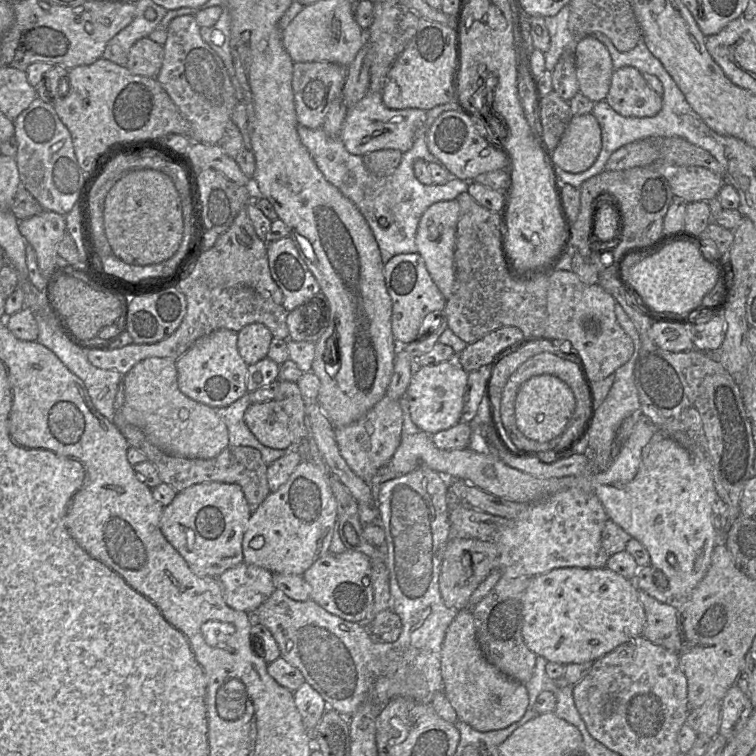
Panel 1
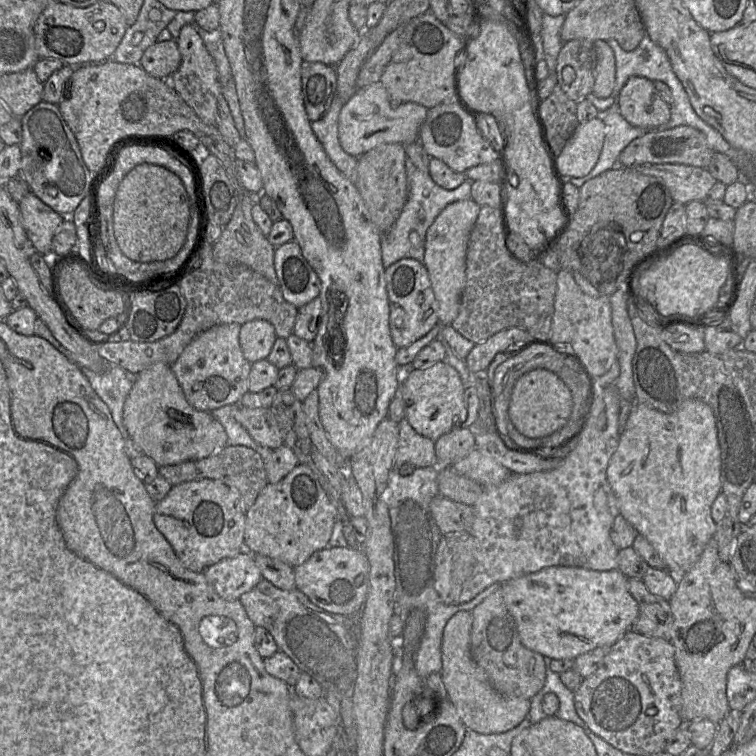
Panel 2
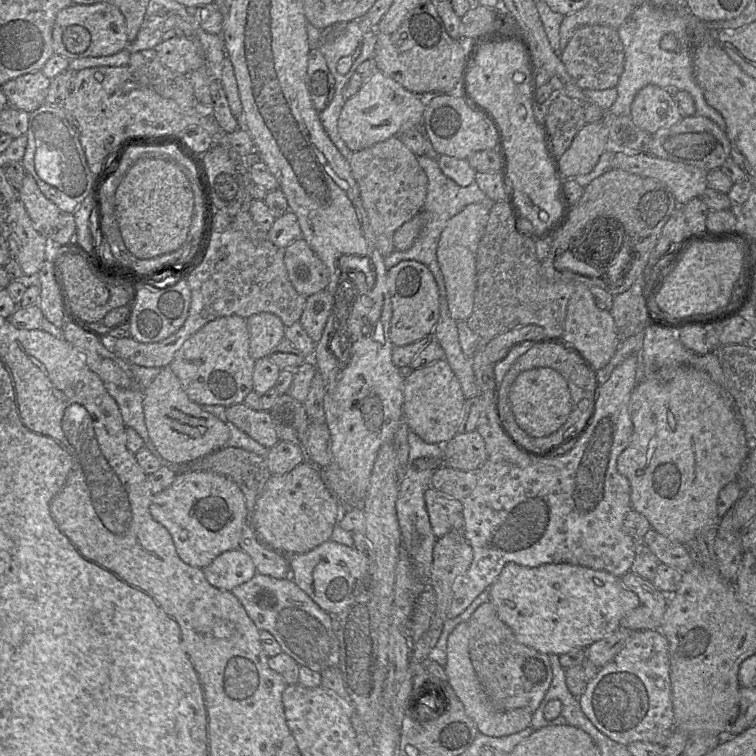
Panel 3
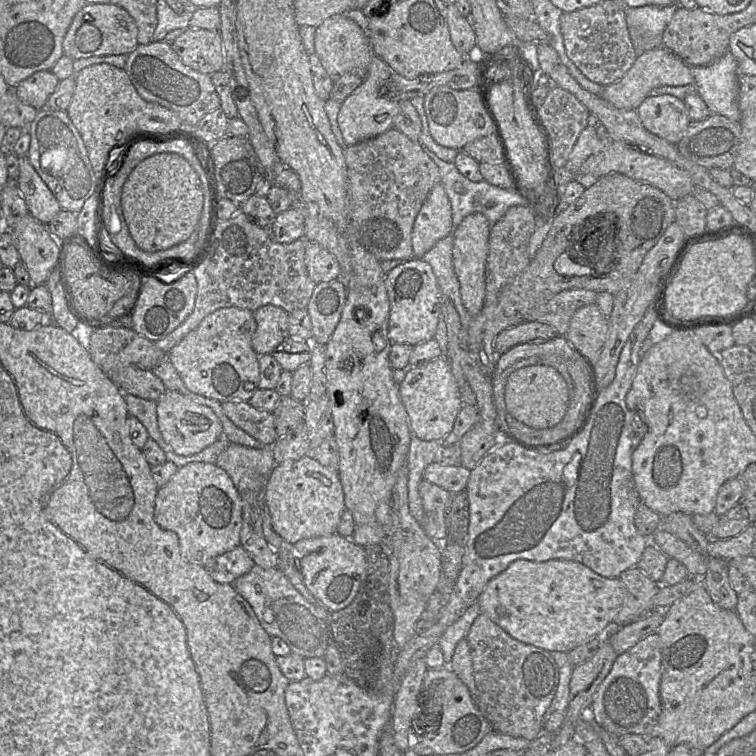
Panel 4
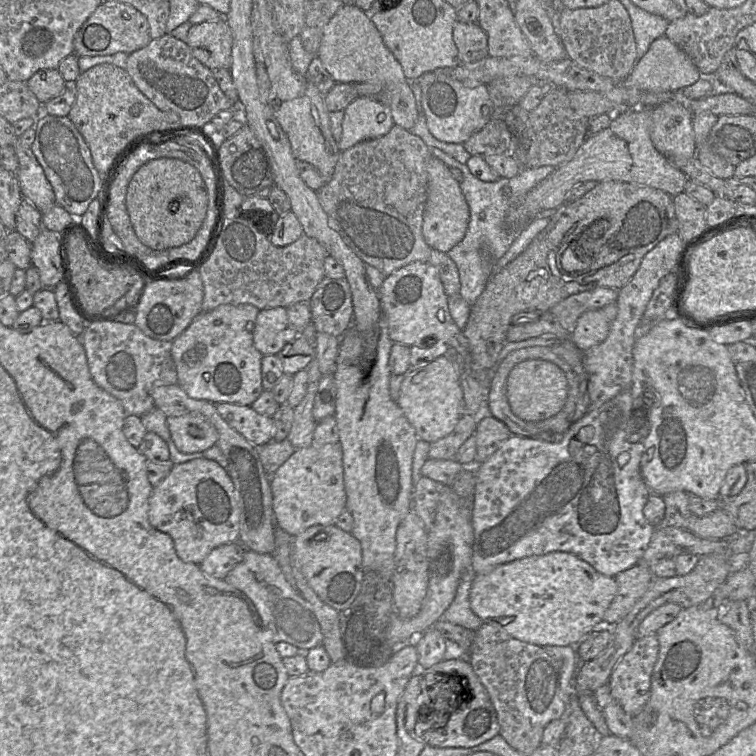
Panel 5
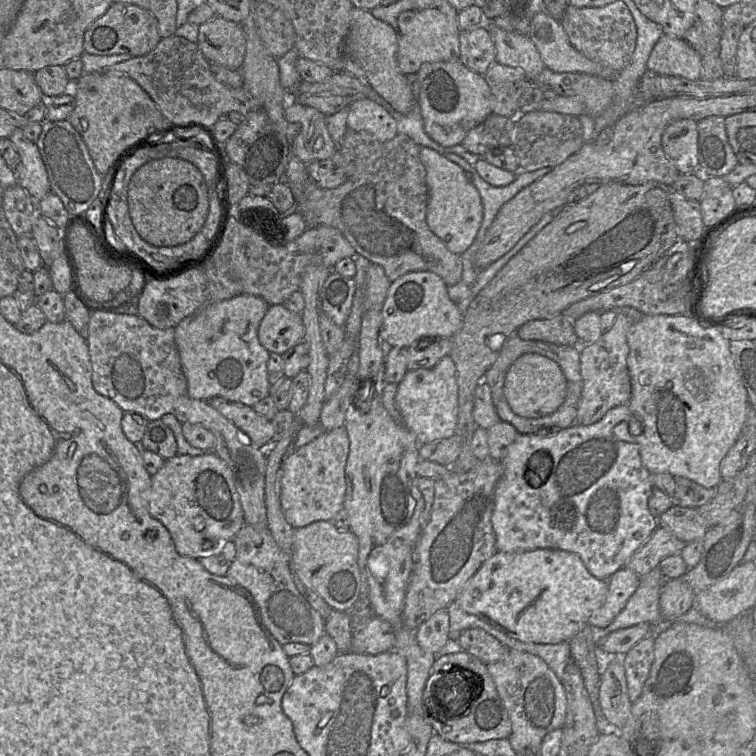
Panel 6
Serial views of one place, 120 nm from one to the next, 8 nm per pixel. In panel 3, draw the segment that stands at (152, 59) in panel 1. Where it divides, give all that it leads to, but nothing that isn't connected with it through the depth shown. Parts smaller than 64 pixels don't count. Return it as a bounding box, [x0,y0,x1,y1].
[155,36,206,74]

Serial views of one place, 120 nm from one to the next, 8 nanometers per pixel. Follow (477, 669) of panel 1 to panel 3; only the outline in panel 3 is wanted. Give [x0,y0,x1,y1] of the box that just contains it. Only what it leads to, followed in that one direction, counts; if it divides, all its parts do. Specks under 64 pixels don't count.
[444,622,532,737]

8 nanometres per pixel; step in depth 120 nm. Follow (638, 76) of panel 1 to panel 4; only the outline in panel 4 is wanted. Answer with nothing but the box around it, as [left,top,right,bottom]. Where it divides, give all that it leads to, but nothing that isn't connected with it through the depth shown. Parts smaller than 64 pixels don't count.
[636,94,691,145]

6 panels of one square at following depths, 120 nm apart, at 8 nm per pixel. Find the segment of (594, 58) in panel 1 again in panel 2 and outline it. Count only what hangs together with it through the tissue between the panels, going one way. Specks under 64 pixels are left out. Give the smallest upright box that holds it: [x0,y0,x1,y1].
[592,41,616,98]

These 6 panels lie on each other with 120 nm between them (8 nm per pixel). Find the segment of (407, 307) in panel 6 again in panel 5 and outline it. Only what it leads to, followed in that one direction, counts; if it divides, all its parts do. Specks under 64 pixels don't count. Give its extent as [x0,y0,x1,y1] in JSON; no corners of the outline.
[378,262,494,388]

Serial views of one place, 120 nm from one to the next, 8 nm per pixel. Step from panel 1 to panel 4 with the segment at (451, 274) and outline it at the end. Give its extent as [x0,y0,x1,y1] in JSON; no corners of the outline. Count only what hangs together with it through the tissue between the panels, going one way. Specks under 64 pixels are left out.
[451,212,490,317]

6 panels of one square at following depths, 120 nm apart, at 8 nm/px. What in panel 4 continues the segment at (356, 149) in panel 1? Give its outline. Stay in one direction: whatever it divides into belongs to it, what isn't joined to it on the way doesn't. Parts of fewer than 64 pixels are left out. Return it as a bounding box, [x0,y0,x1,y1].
[338,56,400,147]

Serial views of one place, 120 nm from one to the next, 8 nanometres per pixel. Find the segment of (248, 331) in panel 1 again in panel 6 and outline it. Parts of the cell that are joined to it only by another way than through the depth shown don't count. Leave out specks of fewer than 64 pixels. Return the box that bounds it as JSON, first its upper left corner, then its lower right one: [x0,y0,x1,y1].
[258,304,304,355]

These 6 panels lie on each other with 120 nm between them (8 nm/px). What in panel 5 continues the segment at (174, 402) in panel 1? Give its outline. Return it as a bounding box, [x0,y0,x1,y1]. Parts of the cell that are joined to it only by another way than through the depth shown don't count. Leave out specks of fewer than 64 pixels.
[167,413,218,453]

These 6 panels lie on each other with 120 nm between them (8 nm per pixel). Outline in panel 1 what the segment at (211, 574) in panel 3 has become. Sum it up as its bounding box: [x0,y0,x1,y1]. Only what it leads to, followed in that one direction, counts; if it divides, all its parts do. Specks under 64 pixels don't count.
[218,562,274,614]

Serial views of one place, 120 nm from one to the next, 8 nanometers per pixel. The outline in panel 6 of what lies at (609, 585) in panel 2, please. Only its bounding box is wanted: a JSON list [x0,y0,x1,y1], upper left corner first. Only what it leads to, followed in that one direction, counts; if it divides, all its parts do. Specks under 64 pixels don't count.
[456,549,608,643]

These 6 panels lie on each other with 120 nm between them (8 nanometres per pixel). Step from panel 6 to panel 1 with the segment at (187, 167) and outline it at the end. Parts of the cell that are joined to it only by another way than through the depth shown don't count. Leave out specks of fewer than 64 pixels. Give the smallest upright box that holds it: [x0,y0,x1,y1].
[103,169,184,265]

